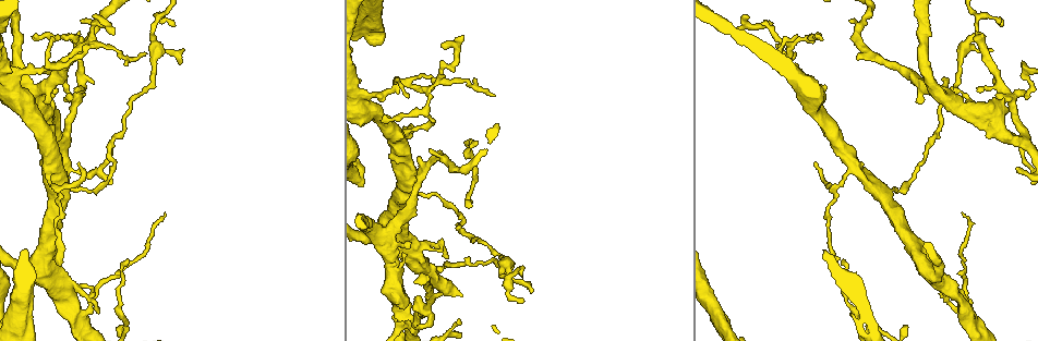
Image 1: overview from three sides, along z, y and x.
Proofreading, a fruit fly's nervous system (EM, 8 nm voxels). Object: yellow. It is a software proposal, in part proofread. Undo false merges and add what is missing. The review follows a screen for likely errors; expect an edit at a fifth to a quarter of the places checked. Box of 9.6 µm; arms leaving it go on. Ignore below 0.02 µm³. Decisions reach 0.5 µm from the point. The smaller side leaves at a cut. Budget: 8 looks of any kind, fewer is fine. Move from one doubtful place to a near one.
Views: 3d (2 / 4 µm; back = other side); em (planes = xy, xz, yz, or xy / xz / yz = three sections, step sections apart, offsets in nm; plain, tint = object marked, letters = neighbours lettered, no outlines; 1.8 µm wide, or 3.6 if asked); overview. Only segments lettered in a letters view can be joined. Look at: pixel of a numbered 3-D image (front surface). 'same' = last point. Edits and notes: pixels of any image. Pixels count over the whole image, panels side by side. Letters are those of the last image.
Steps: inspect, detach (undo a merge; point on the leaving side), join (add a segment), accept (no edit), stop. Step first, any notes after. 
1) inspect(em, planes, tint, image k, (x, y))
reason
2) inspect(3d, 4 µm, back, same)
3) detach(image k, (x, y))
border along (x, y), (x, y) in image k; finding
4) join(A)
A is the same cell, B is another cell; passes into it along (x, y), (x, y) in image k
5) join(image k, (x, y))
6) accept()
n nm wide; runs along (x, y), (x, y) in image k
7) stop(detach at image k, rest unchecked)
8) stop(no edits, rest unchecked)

inspect(3d, 4 µm, image 1, (983, 34))
thin end

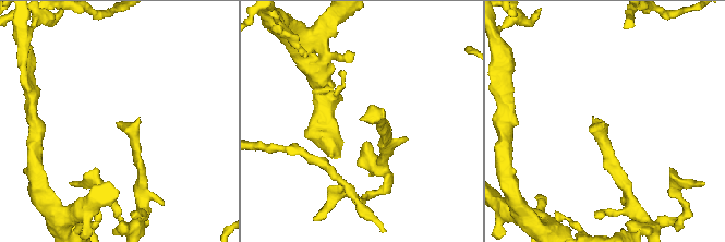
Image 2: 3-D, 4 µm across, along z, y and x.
inspect(em, xz, step 4, letters, image 2, (602, 123))
shape alone is not enough

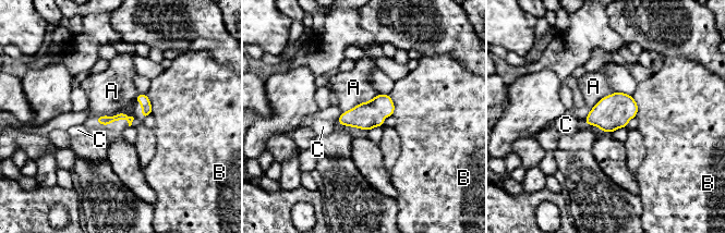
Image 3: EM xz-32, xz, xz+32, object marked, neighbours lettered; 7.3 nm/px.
accept()
A touches over 300 nm; A, B and C are other cells; no lettered segment goes on from it

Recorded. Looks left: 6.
inspect(3d, 2 µm, image 1, (935, 91))
abrupt turn

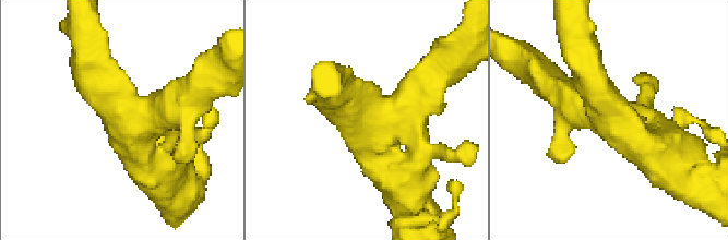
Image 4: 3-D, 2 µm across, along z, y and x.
inspect(em, planes, letters, image 4, (138, 119))
need the tissue

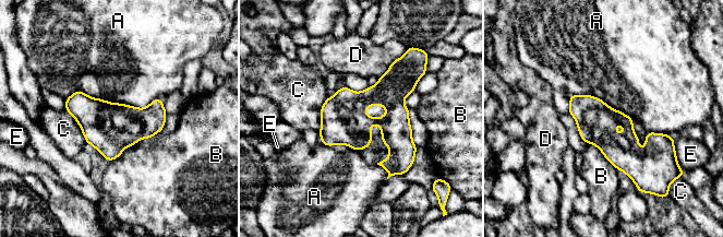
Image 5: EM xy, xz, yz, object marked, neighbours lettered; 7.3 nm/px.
accept()
A touches over 700 nm; A, B, C, D and E are other cells; all the same neuron

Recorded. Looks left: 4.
inspect(3d, 2 µm, back, image 1, (458, 323))

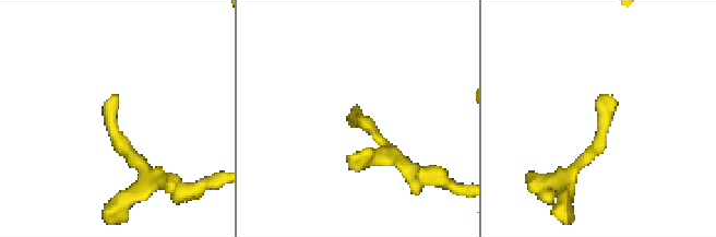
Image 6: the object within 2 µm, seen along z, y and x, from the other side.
inspect(em, xy, step 4, letters, image 6, (357, 126))
now the EM

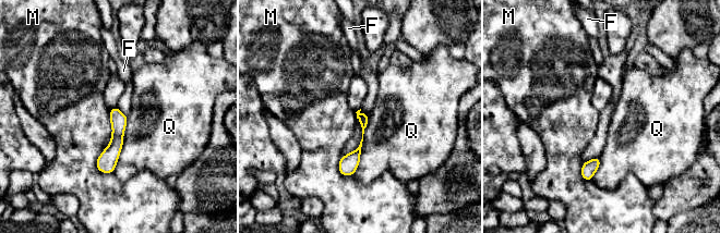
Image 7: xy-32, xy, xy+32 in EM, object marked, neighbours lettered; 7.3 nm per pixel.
inspect(em, planes, letters, same)

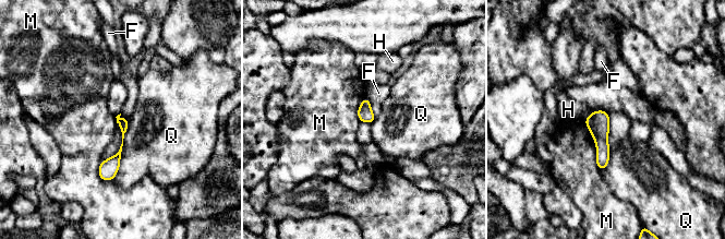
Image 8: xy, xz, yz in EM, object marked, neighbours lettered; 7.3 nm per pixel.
accept()
Q touches over 460 nm; F, H, M and Q are other cells; border along (583, 120), (595, 143), (599, 169) in image 8; none of them fits

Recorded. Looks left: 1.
inspect(em, 3.6 µm, planes, letters, image 1, (790, 51))
branch point

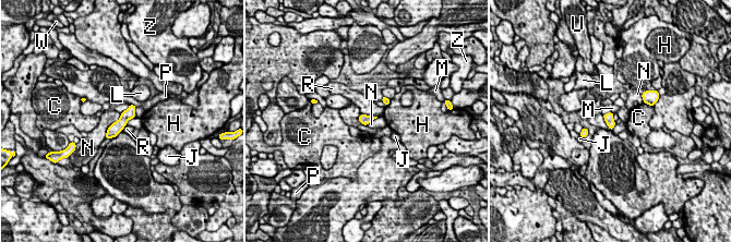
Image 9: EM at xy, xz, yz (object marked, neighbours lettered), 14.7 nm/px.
accept()
130 nm wide; C, H, J, L, M, N, P, R, U, W and Z are other cells; runs along (132, 108), (108, 135) in image 9; all the same neuron

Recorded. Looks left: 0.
stop(no edits, rest unchecked)

